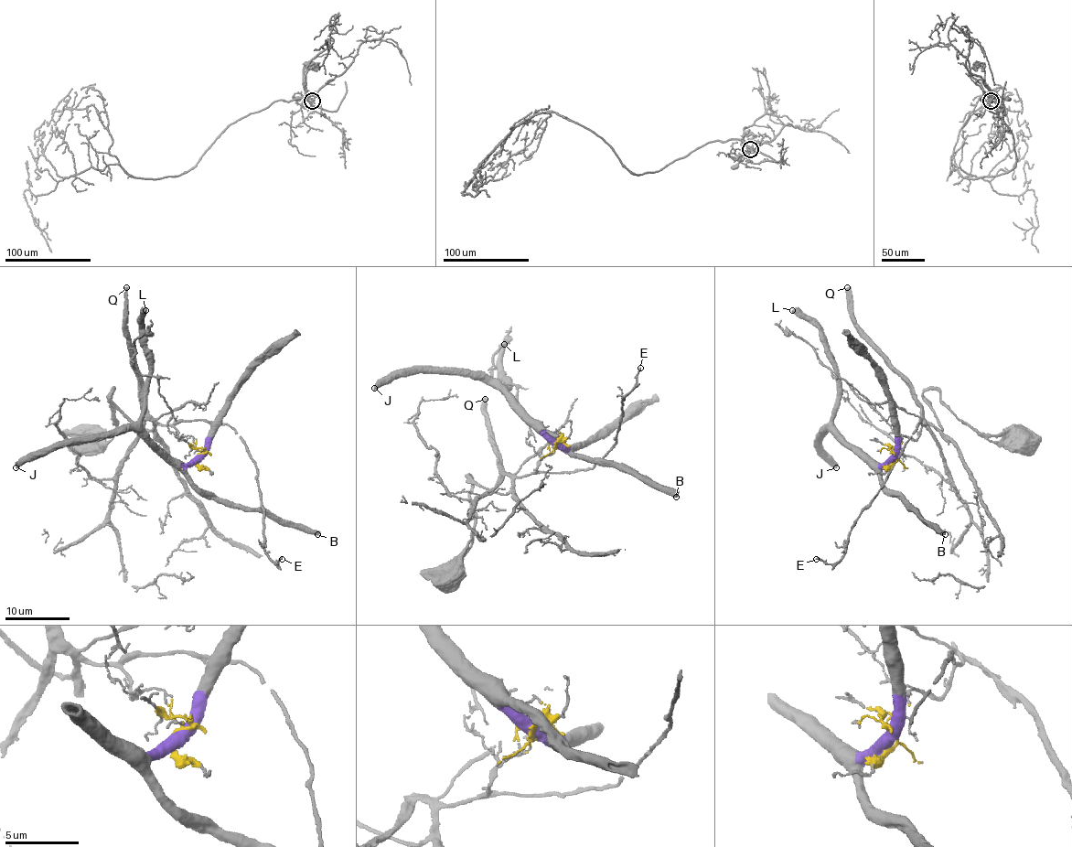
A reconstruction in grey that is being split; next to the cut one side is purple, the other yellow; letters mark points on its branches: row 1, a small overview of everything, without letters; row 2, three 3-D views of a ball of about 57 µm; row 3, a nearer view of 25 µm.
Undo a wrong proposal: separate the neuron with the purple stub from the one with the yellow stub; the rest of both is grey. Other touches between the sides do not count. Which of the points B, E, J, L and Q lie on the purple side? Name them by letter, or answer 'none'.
B, J, L

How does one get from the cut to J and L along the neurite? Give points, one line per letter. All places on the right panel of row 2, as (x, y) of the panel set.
J: (895, 456), (877, 463), (839, 433), (829, 429), (820, 437), (820, 448), (822, 455), (835, 468)
L: (895, 456), (884, 463), (867, 460), (840, 434), (833, 424), (833, 355), (826, 336), (792, 310)

